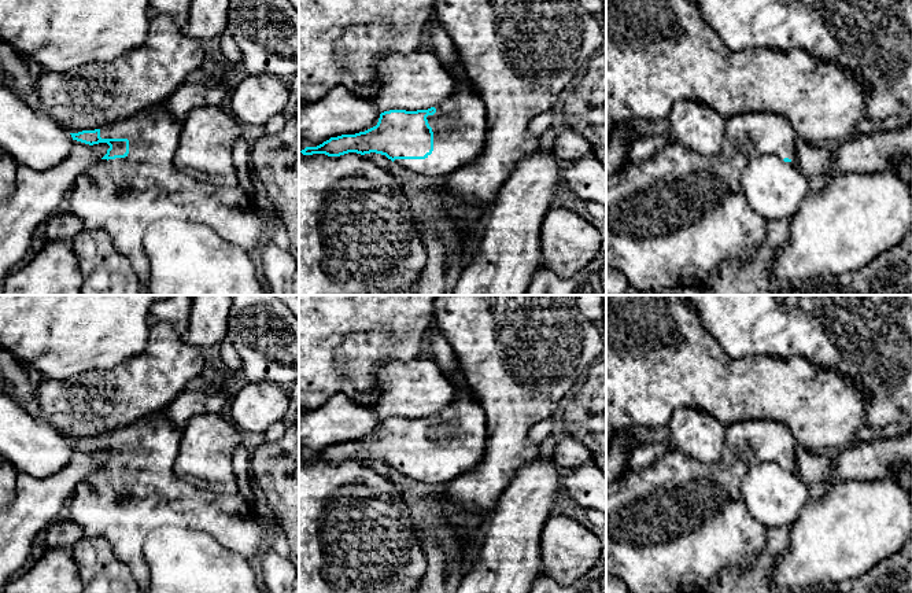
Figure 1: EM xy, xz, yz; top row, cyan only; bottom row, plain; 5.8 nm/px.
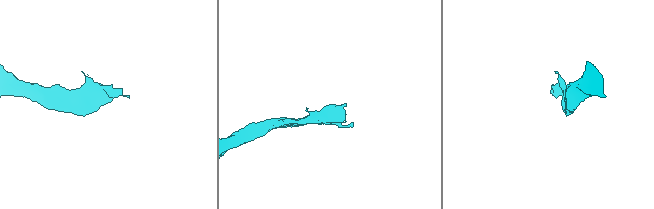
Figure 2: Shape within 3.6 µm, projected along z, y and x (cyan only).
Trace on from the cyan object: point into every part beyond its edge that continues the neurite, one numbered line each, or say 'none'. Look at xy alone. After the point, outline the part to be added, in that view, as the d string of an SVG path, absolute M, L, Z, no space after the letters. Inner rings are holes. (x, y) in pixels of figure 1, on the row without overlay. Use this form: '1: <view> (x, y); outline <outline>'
1: xy (124, 504); outline M162 410L132 426L100 435L101 446L128 446L129 461L125 465L100 467L80 482L64 512L66 518L82 528L84 537L101 537L111 542L114 555L130 568L141 593L147 593L149 589L149 568L143 552L144 541L147 535L159 526L171 524L203 530L213 535L224 548L244 556L247 560L259 557L270 541L270 523L256 515L252 504L241 494L226 496L202 490L174 475L173 464L180 450L182 431L184 428L177 428L169 419L167 412Z

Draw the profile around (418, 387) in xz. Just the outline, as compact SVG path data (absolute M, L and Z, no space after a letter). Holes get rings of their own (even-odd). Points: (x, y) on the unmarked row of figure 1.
M435 358L381 362L374 369L379 395L369 408L380 417L428 417L451 404L458 393Z

